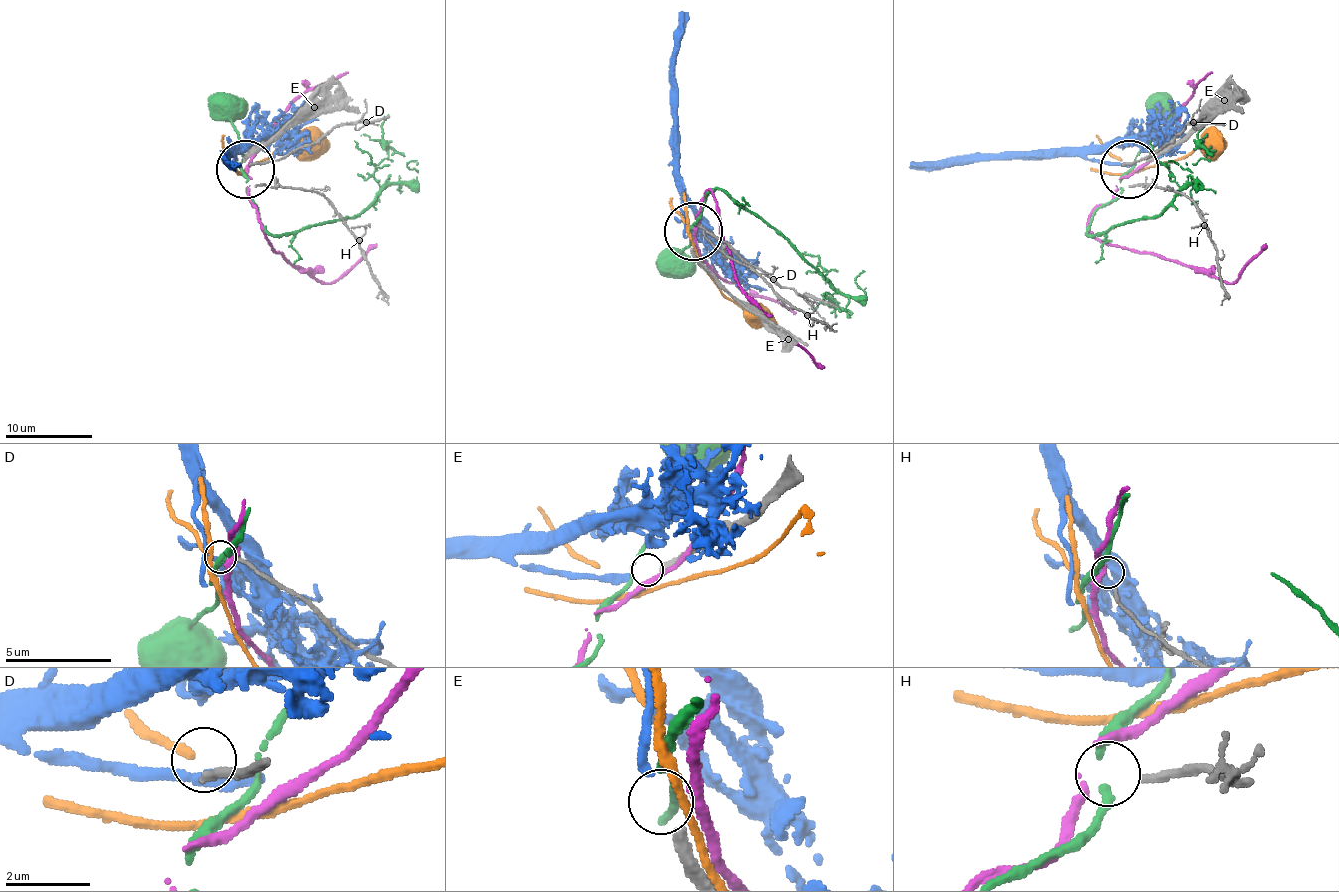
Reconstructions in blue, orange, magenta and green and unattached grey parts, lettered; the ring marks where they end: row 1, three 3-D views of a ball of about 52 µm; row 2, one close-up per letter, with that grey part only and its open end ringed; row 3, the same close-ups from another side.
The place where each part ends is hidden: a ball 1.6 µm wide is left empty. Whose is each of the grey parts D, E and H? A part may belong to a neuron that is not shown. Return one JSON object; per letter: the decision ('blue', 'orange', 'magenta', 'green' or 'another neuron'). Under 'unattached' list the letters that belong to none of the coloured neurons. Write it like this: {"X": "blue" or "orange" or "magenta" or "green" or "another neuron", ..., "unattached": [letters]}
{"D": "orange", "E": "blue", "H": "another neuron", "unattached": ["H"]}

